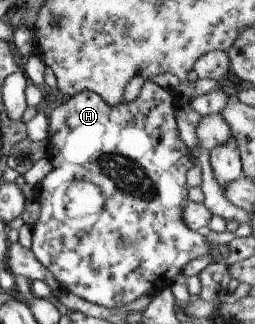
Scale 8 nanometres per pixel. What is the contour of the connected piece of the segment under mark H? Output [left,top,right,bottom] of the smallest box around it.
[31,80,229,308]

